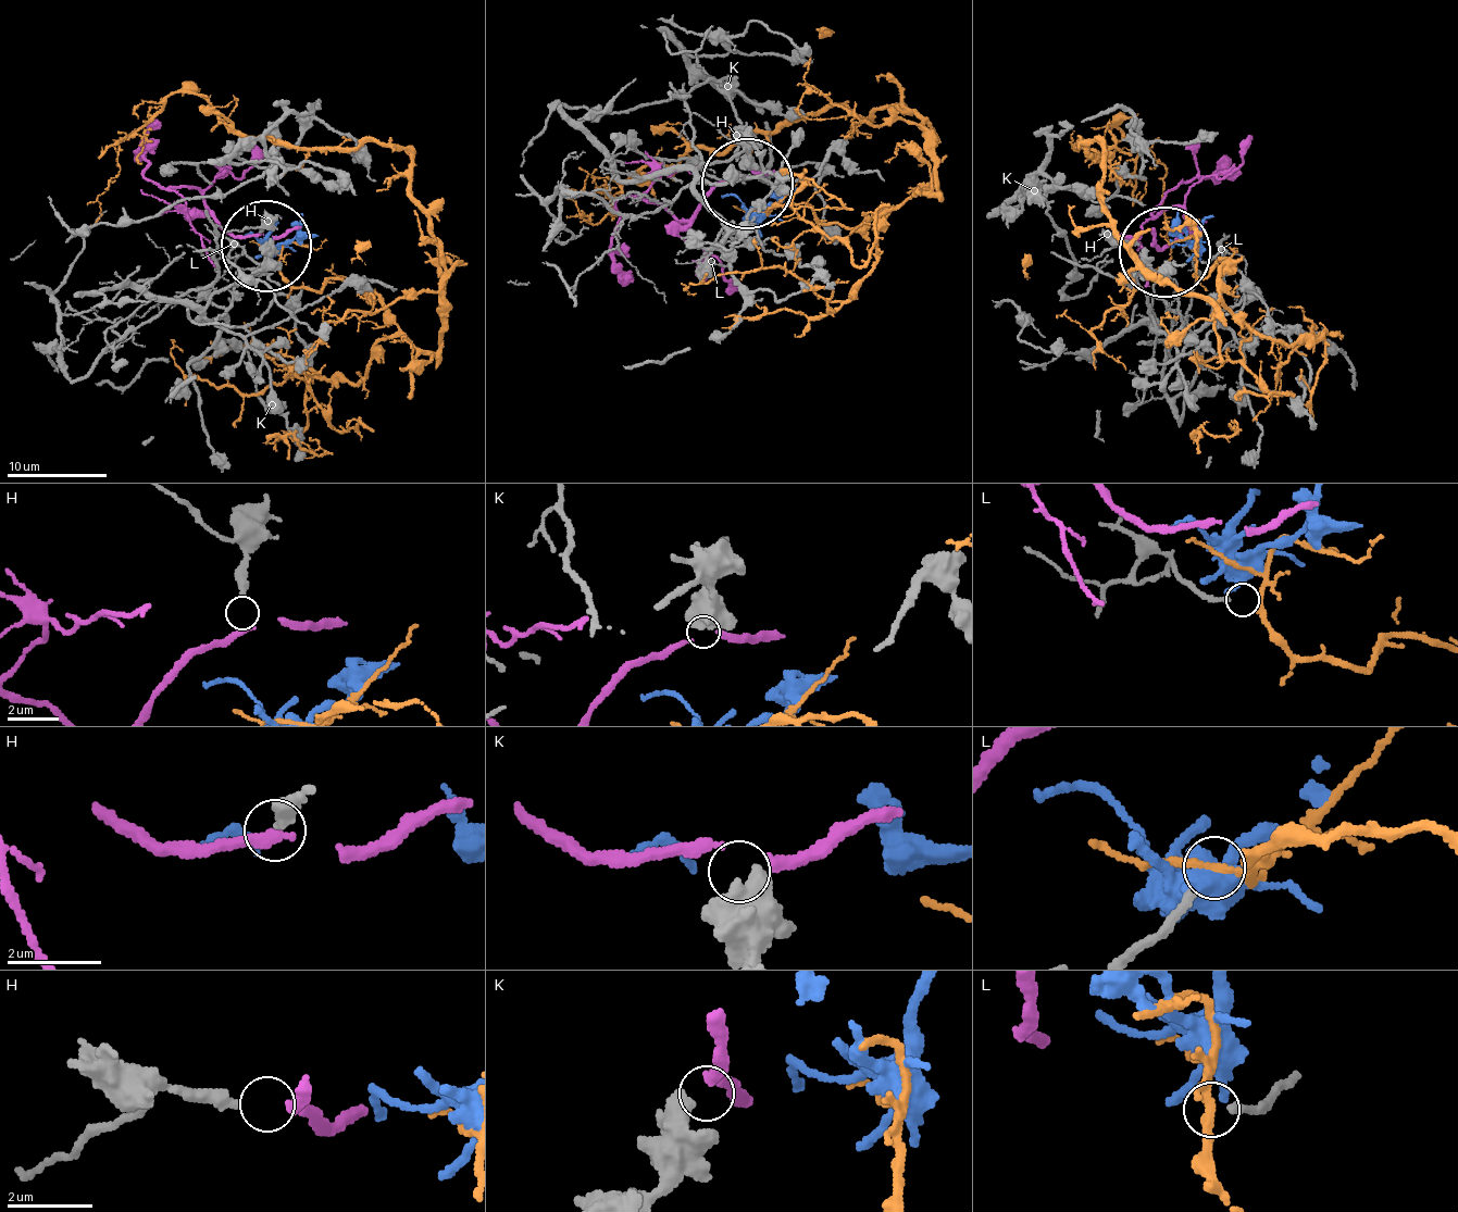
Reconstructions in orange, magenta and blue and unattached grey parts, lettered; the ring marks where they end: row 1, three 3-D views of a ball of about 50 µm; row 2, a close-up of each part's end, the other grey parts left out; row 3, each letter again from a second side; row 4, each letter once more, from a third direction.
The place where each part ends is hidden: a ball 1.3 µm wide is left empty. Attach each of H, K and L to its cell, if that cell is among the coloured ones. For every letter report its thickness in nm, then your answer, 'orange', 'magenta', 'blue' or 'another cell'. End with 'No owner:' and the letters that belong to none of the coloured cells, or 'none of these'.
H: 340 nm | magenta
K: 600 nm | another cell
L: 170 nm | orange
No owner: K

